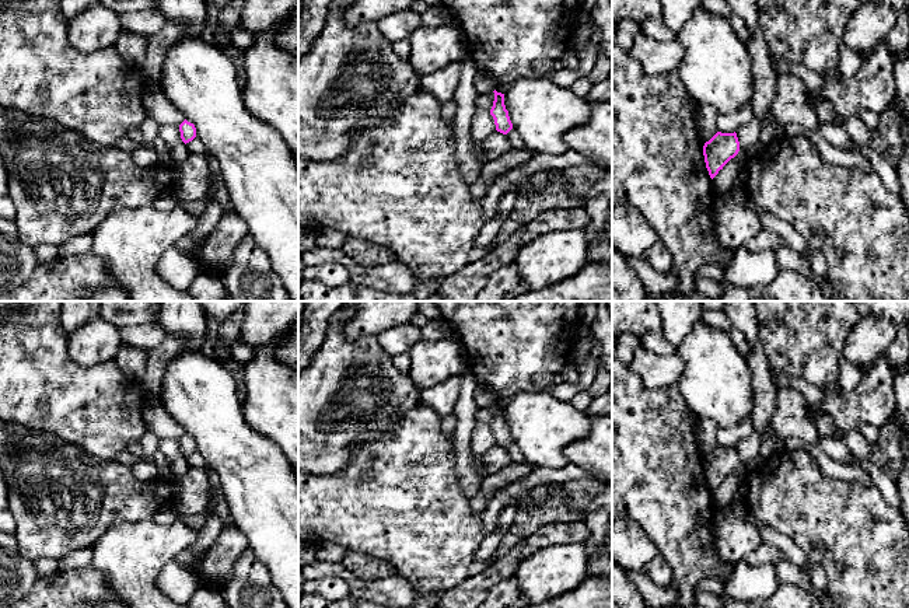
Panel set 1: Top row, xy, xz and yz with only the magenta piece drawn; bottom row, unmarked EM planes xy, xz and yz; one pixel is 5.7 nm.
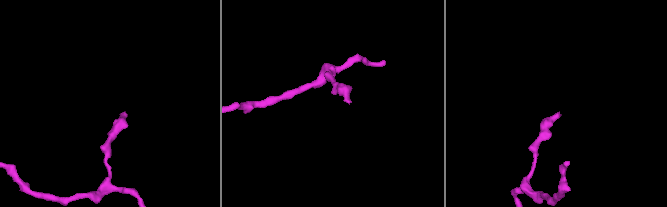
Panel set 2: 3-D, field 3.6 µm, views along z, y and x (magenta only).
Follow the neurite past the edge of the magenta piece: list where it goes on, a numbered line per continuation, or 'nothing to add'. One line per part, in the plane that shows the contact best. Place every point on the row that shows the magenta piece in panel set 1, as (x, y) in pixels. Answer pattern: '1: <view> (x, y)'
nothing to add

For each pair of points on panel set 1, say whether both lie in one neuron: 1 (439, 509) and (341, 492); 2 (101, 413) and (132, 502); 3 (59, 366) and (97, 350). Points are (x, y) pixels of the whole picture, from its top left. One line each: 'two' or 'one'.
1: one
2: two
3: two

